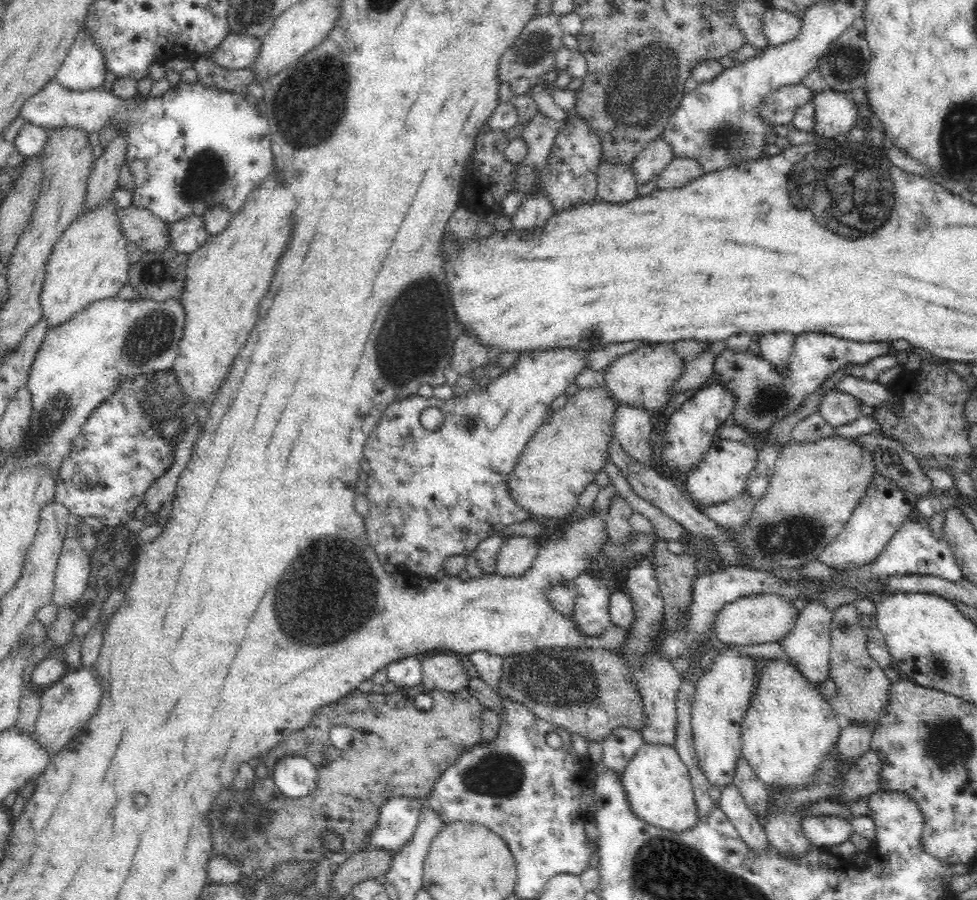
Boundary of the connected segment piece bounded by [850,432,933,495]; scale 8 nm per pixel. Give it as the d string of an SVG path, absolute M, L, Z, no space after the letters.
M877 433L861 434L855 439L851 439L854 445L858 445L860 448L865 448L874 463L876 464L875 468L891 482L894 482L898 489L908 490L916 495L928 495L932 490L933 486L931 480L926 476L916 459L910 455L910 453L903 450L903 448L894 440L889 438L884 438L883 436L878 436Z

